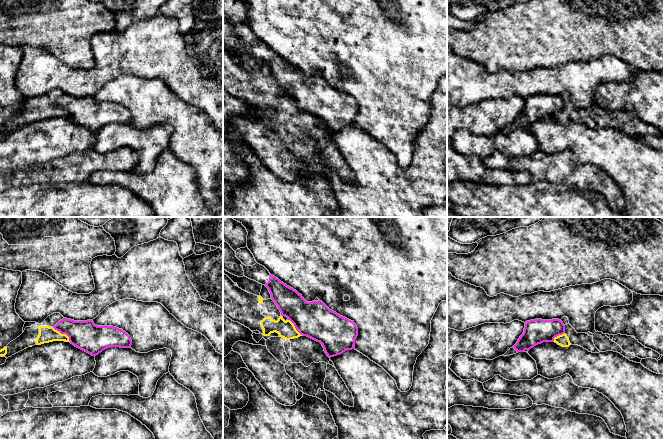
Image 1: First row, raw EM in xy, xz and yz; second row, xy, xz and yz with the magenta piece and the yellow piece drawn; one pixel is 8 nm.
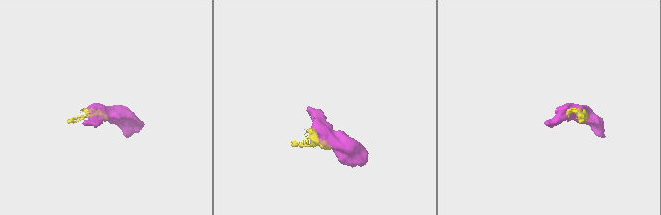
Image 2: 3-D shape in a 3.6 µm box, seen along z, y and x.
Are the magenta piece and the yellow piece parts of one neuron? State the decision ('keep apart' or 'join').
keep apart

